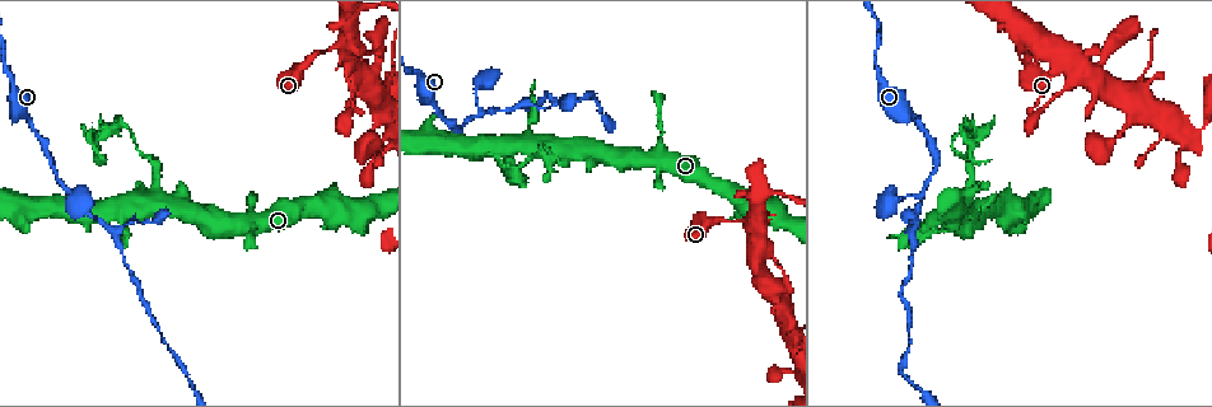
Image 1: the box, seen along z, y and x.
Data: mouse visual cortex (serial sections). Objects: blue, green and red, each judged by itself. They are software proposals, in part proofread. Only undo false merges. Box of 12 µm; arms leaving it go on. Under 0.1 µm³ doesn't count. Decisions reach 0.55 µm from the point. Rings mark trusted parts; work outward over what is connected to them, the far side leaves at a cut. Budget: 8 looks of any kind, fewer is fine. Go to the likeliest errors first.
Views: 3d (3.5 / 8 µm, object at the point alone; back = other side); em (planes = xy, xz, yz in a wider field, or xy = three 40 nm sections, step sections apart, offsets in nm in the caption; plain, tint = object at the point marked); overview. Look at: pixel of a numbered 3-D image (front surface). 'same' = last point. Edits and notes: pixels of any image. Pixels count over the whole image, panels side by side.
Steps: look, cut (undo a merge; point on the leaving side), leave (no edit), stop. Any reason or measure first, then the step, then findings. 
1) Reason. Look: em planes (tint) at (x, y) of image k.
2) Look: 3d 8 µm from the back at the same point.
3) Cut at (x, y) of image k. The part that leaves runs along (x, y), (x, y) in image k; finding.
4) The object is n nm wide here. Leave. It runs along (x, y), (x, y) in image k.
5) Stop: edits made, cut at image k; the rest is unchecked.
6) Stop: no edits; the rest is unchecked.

Sharp bend. Look: 3d 3.5 µm from the back at (137, 149) of image 1.

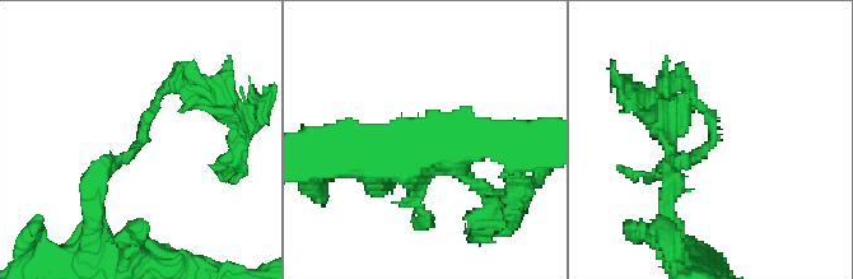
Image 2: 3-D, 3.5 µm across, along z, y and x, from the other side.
The arms are 150, 200 nm wide. Leave. It runs along (97, 193), (143, 142), (159, 94), (182, 83) in image 2; all the same cell.

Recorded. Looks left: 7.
A fork. Look: 3d 3.5 µm at (68, 192) of image 1.

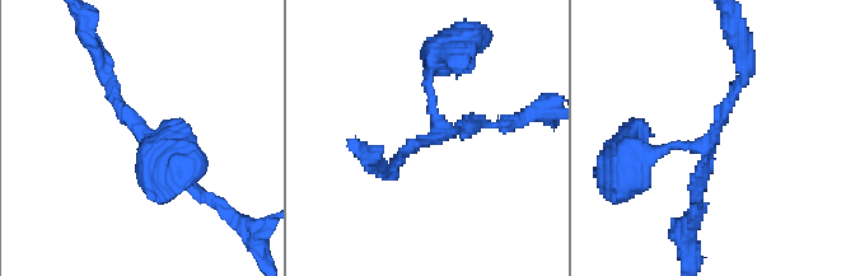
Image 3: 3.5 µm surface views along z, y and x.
3 arms meet here; the arms are 150, 150, 150 nm wide. Look: em xy step 3 (tint) at (440, 134) of image 3.

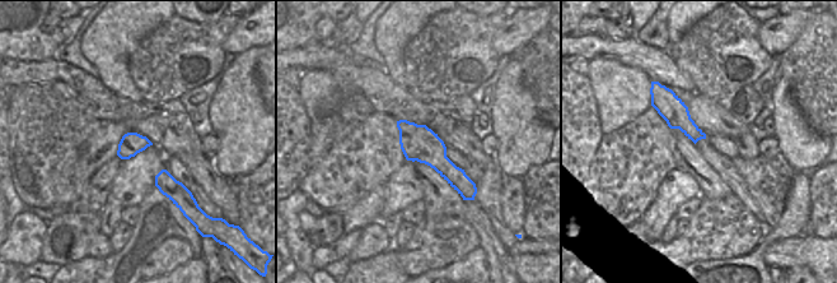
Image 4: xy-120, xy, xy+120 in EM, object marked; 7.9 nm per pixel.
Another direction. Look: em xy step 5 (tint) at the same point.

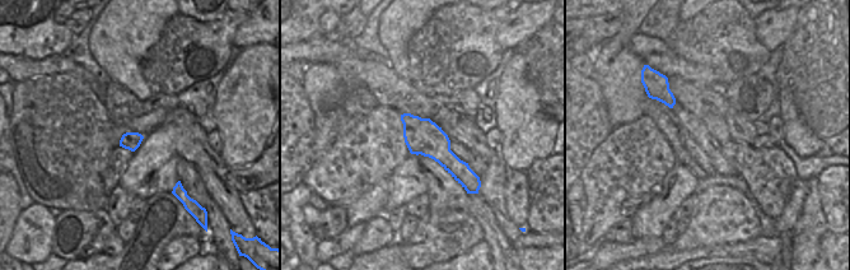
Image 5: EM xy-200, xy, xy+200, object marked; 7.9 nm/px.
Leave. It runs along (107, 79), (188, 185), (216, 200) in image 3; one cell here.

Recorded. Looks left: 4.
Thin neck. Look: 3d 8 µm at (124, 257) of image 1.

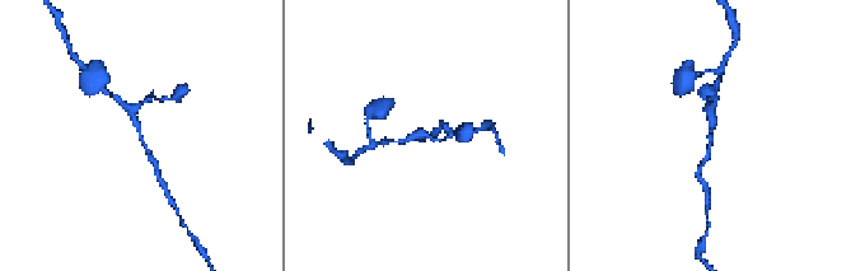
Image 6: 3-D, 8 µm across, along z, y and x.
The arms are 200, 250 nm wide. Look: em planes (tint) at (712, 137) of image 6.

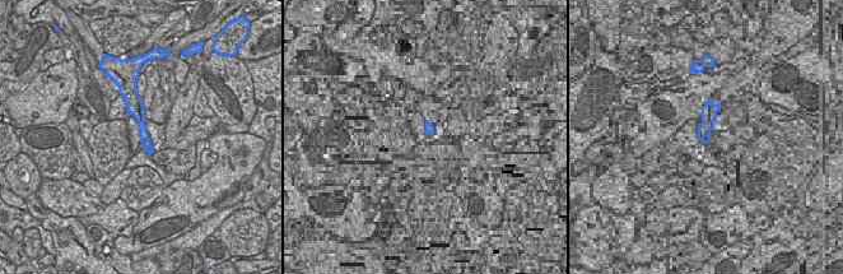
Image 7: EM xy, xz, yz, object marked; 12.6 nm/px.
Leave. It runs along (131, 96), (149, 149) in image 7; continuous, no second cell.

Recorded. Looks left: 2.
Sudden change in width. Look: 3d 3.5 µm from the back at (379, 118) of image 1.

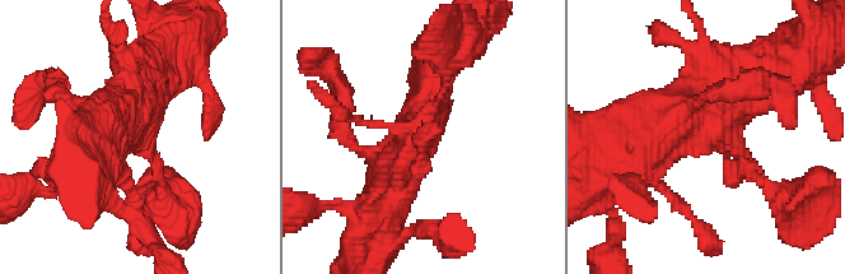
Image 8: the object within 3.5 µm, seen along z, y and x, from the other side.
Shape alone is not enough. Look: em xy step 5 (tint) at (429, 116) of image 8.

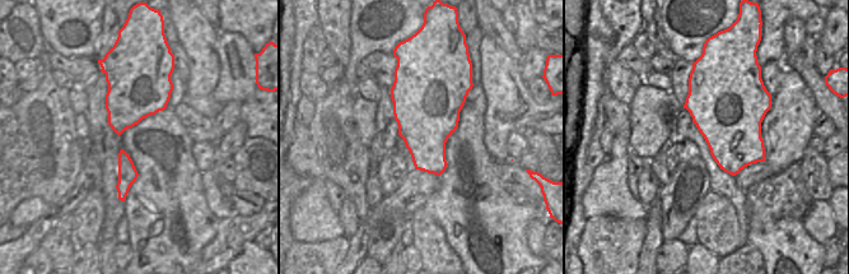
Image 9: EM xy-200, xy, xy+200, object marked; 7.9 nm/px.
Leave. It runs along (756, 75), (718, 98), (779, 196) in image 8; one cell here.

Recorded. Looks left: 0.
Stop: no edits; the rest is unchecked.

